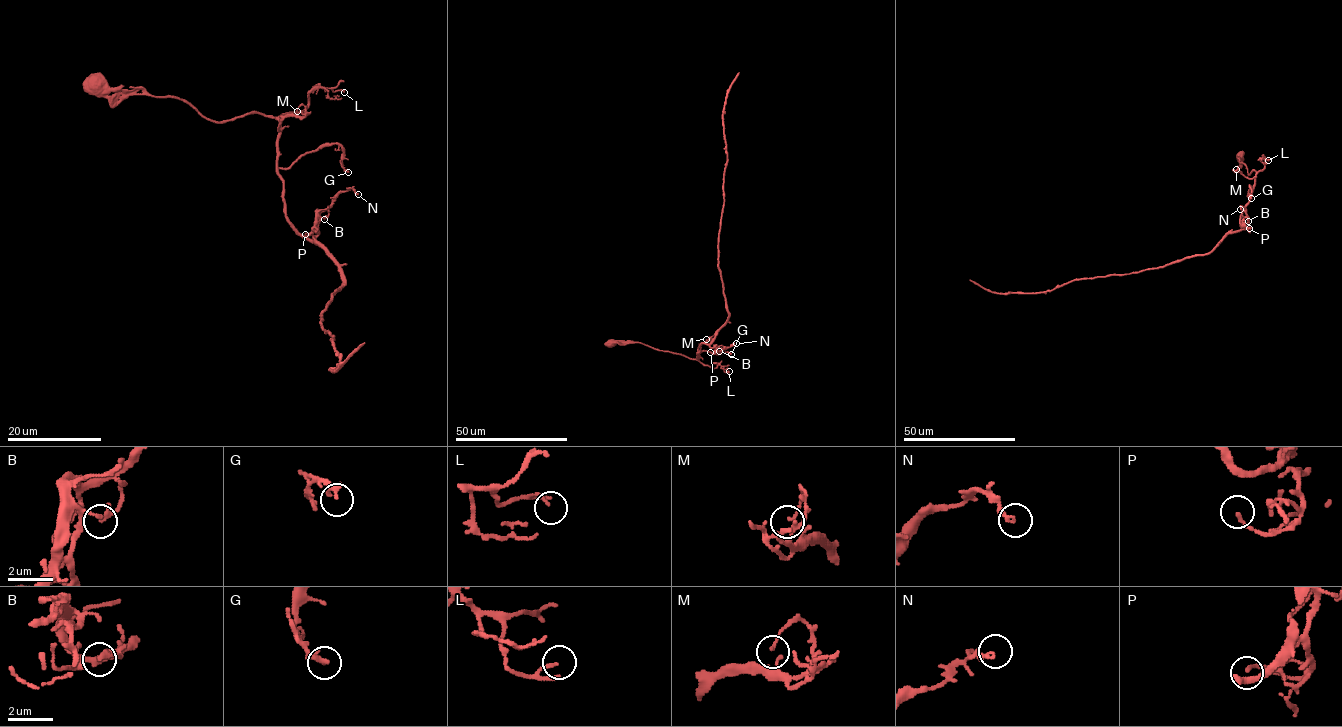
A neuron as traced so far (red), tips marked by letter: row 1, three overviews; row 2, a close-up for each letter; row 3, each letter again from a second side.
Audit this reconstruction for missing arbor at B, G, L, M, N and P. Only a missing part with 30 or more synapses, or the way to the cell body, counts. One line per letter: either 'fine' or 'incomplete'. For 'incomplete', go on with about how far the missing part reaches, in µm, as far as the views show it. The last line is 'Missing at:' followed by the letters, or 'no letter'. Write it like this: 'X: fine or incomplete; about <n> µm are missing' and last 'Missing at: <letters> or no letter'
B: fine
G: fine
L: fine
M: fine
N: fine
P: fine
Missing at: no letter

